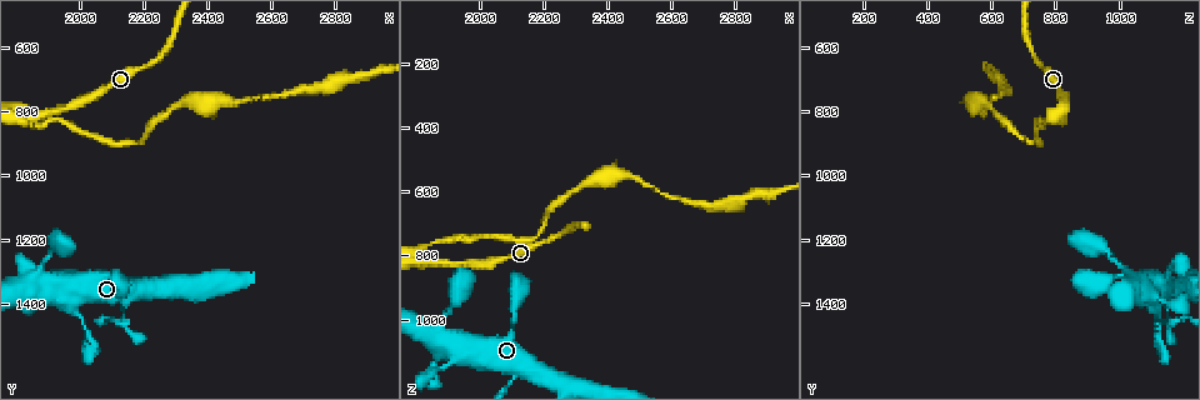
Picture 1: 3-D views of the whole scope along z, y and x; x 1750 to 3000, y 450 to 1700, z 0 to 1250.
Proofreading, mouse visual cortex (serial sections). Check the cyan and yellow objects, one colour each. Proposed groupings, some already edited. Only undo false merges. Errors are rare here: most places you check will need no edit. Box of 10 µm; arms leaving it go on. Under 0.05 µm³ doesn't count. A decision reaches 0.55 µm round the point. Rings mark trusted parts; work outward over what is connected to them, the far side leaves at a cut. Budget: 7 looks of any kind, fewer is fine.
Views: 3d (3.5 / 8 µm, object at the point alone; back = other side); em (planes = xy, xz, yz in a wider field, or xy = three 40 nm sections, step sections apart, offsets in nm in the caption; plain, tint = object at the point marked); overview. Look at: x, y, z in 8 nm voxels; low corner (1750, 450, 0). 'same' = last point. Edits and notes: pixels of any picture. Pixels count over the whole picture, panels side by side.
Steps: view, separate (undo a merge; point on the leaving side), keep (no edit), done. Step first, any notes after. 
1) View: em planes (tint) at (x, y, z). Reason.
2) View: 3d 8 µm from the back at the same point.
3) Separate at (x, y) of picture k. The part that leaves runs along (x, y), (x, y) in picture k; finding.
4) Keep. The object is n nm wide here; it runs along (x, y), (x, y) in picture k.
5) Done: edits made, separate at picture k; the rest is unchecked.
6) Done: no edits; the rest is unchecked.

View: 3d 3.5 µm at (1860, 830, 770). Sharp bend.

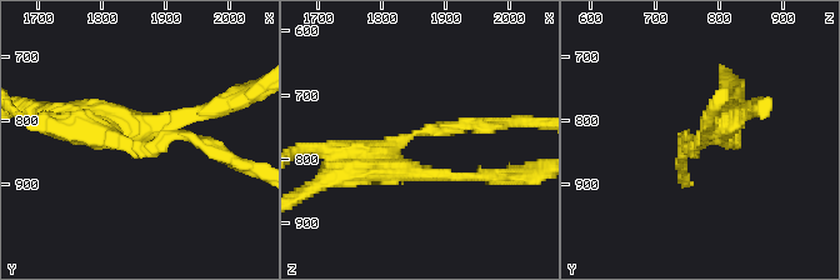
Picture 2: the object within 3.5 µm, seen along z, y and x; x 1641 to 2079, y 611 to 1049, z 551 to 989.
Separate at (430, 131) of picture 2. The arms are 150, 250, 400 nm wide; two cells meet here.

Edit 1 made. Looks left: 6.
View: overview. See it whole again.

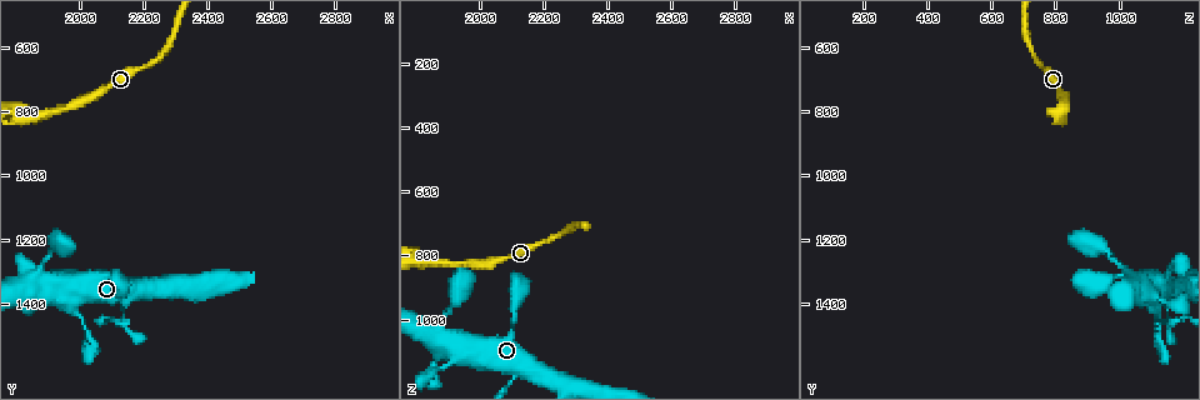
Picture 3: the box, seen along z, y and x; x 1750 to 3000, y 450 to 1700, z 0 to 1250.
View: 3d 3.5 µm from the back at (1900, 1360, 1090). Sharp bend.

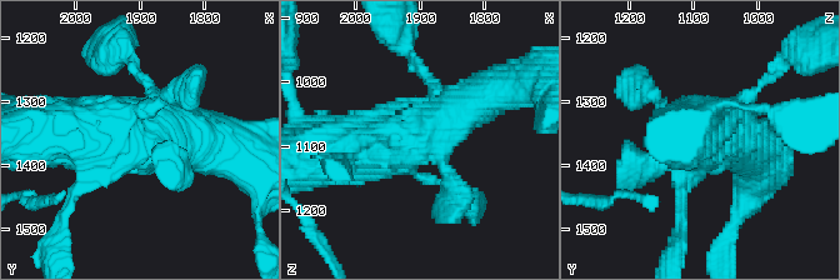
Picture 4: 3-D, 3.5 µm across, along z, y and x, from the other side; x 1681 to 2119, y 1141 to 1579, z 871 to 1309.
View: em xy step 2 (tint) at (1895, 1375, 1090). Need the tissue.

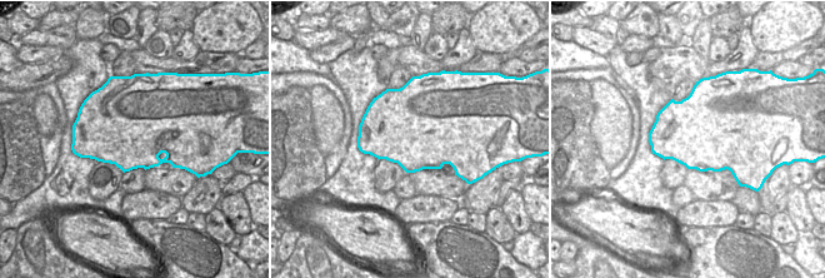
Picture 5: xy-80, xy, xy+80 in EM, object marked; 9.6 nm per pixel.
Keep. It runs along (329, 150), (399, 141), (471, 103) in picture 4; all the same cell.

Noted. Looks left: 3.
View: 3d 3.5 µm at (2120, 1450, 1170). Abrupt turn.

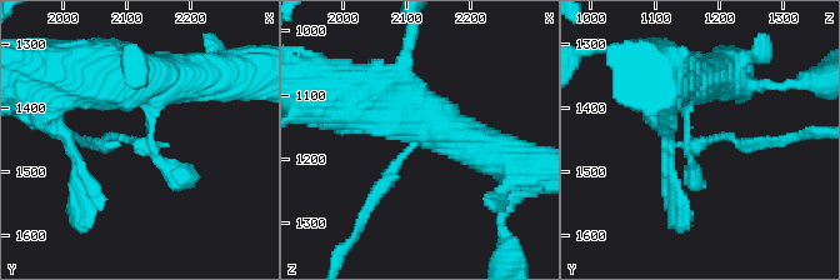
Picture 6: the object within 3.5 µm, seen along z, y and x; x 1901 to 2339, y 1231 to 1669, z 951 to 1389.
View: em xy step 5 (tint) at (2115, 1450, 1165).

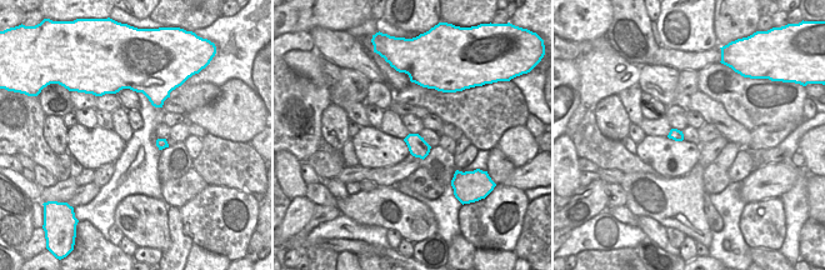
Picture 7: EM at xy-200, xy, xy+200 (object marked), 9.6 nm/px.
View: em xy step 1 (tint) at the same point.

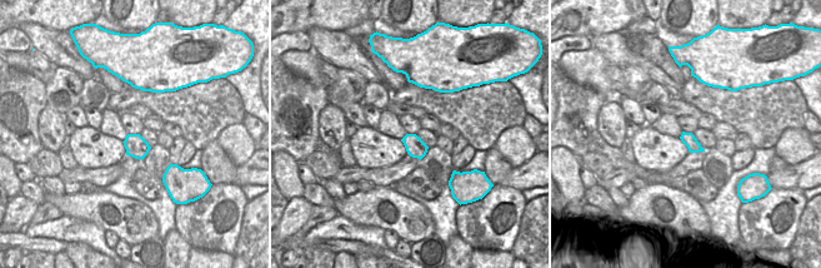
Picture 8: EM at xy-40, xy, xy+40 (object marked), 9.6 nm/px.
Separate at (395, 166) of picture 6. The part that leaves runs along (143, 143), (93, 139) in picture 6; two cells meet here.

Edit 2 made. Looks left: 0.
Done: edits made, separate at picture 2, separate at picture 6; the rest is unchecked.

